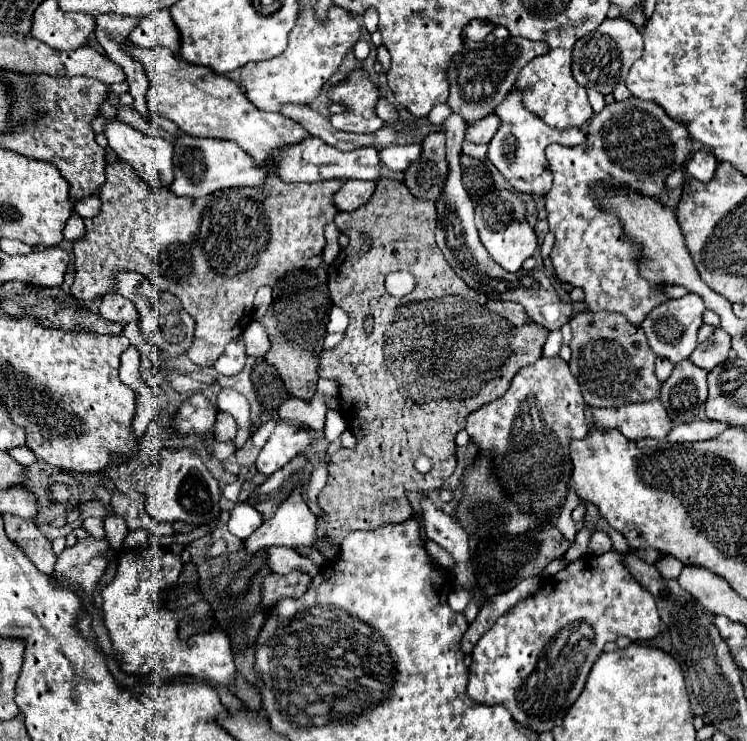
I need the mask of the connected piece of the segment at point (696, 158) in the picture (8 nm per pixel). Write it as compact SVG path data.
M697 151L693 153L693 157L687 161L685 169L687 173L693 177L693 179L699 179L699 181L711 181L711 177L715 175L715 169L717 169L719 161L715 155L707 153L707 151Z

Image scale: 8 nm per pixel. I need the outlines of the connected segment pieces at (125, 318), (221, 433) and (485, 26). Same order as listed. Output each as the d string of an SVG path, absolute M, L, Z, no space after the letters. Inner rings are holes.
M105 295L99 313L113 323L129 323L139 319L135 305L129 299L123 299L121 295Z
M219 413L217 423L215 423L215 439L217 441L231 441L235 435L237 435L235 419L229 417L227 413Z
M475 19L469 25L465 25L463 39L465 41L483 41L491 31L493 31L493 25L491 23L485 23L481 19Z

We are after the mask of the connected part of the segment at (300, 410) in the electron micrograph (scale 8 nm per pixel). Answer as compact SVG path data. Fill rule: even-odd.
M315 394L313 401L309 401L309 403L289 397L279 405L277 413L279 413L281 421L295 421L295 423L303 423L305 427L309 427L313 431L323 431L327 405L318 394Z

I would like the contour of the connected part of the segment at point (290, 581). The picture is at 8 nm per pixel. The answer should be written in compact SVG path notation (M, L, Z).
M293 571L289 575L271 573L265 577L265 583L263 583L263 603L269 609L273 609L273 605L279 599L285 599L285 597L299 599L307 591L309 583L311 583L311 577L301 571Z

